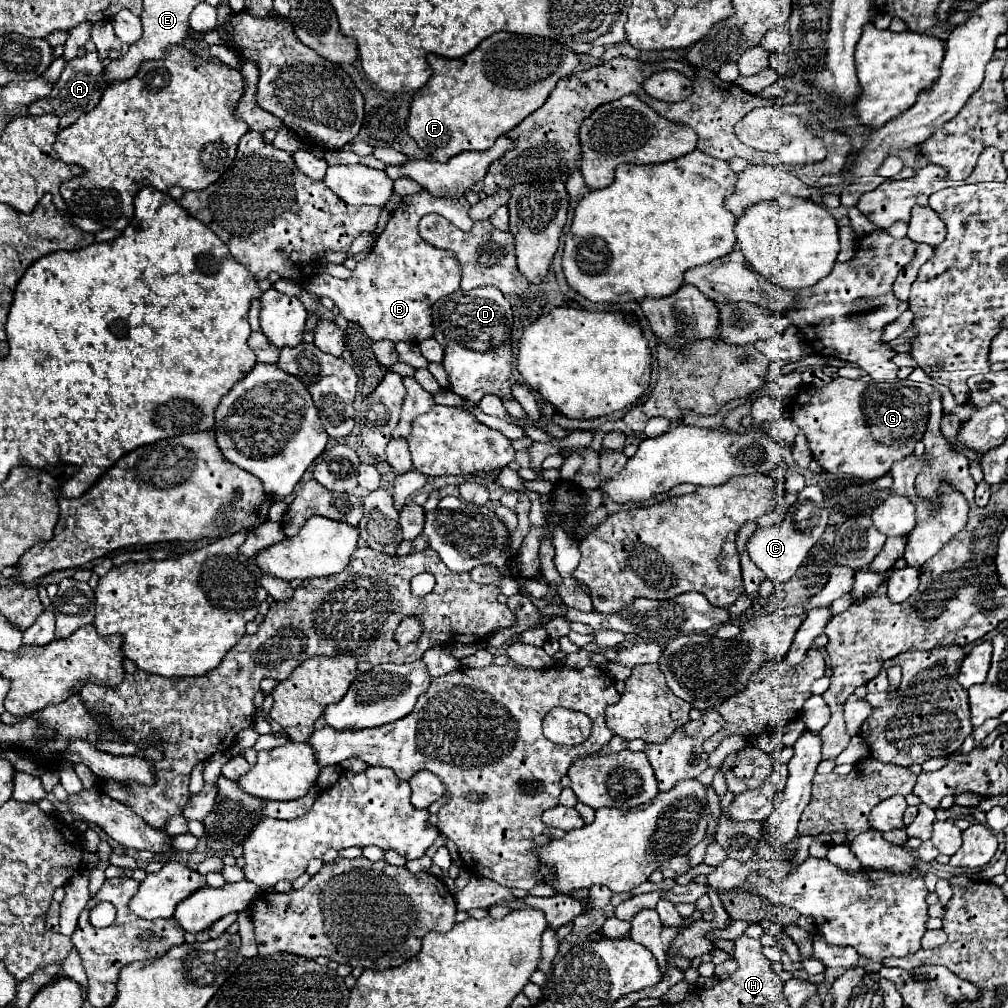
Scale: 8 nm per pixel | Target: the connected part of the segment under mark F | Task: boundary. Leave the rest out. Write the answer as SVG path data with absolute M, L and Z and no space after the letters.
M504 31L484 39L474 51L460 59L446 59L430 53L428 63L432 67L432 77L422 89L414 93L406 127L408 135L422 151L426 151L436 161L448 161L462 151L490 149L496 137L506 135L518 127L530 113L546 103L550 91L560 79L572 75L572 71L578 67L578 55L546 37L526 37Z

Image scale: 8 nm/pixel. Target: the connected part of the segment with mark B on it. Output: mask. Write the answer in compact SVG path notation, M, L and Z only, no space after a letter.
M418 191L414 195L406 195L400 203L400 207L390 213L390 219L386 223L386 229L382 231L382 235L376 239L376 245L372 247L372 251L368 253L368 257L364 261L360 261L352 273L350 279L336 279L328 273L316 273L314 279L310 279L304 287L306 291L318 295L318 297L330 297L342 311L342 315L348 321L358 323L364 333L372 339L372 341L382 341L388 339L392 343L398 341L424 341L432 337L432 319L430 319L430 307L440 299L446 297L454 291L458 291L460 287L460 263L454 259L454 253L446 251L446 249L438 249L430 243L424 243L424 239L418 233L418 221L426 215L426 213L438 213L442 217L446 217L452 225L456 225L458 229L470 231L472 229L472 219L468 217L470 211L470 203L466 201L466 197L434 197L428 191Z

